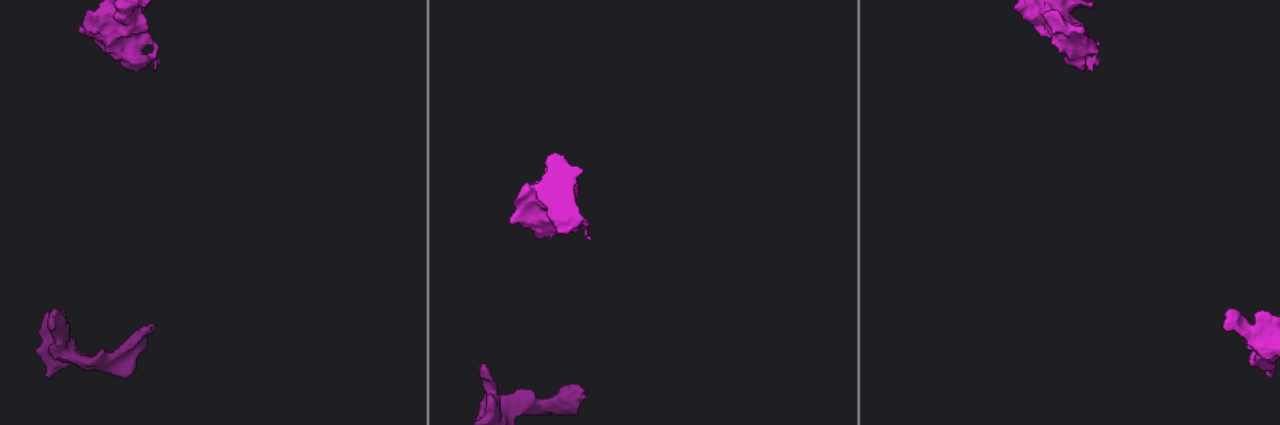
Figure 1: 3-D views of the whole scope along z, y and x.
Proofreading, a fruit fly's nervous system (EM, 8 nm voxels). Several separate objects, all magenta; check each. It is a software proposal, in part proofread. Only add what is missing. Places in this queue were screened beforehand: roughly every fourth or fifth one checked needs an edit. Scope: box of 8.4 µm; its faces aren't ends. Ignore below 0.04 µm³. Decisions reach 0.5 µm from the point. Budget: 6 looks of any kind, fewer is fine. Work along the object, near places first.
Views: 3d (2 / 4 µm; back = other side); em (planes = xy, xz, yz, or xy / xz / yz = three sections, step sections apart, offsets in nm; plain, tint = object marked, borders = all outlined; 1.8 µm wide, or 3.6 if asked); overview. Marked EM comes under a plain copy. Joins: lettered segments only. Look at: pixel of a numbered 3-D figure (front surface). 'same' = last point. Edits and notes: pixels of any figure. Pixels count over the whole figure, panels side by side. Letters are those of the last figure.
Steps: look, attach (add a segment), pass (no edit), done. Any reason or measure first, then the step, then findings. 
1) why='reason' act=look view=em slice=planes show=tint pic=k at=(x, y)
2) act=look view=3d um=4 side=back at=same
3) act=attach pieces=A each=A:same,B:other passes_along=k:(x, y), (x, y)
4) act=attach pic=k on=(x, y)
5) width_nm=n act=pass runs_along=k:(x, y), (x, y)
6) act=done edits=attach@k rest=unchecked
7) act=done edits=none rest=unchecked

why='thick end' act=look view=3d um=2 pic=1 at=(157, 44)

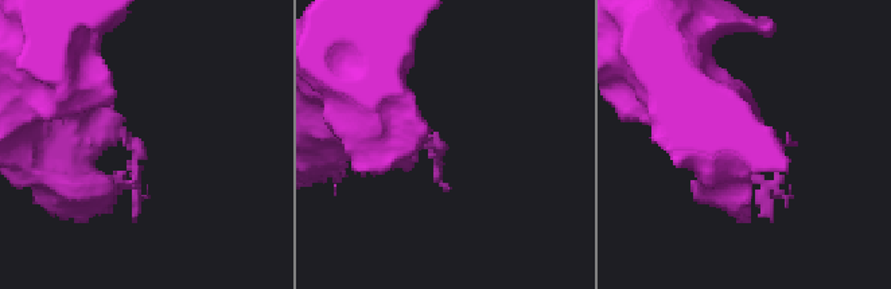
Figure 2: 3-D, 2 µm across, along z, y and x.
act=look view=em slice=planes show=borders pic=2 at=(438, 145)

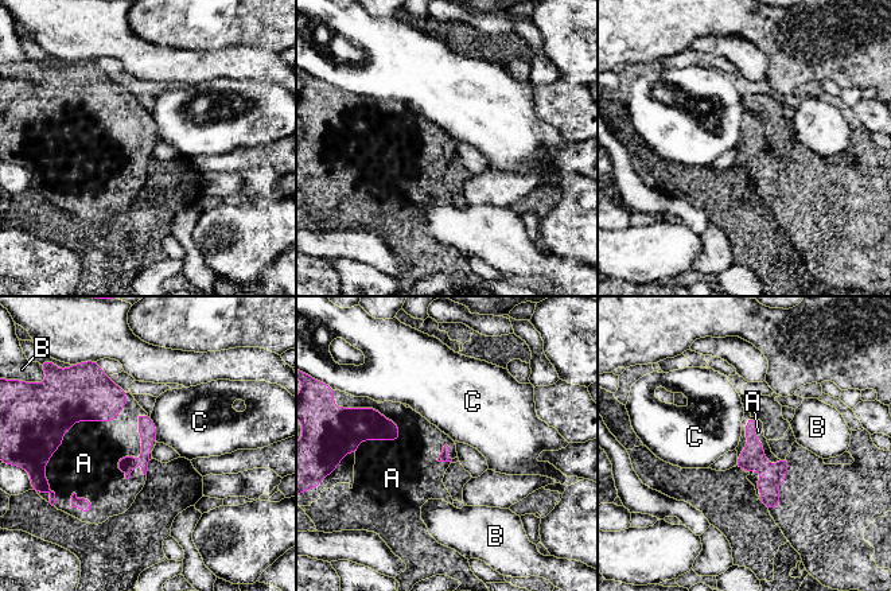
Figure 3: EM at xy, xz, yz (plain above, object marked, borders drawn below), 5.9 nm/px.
act=attach pieces=A each=A:same,B:other,C:other found='the neuron continues'

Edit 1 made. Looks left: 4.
act=look view=overview

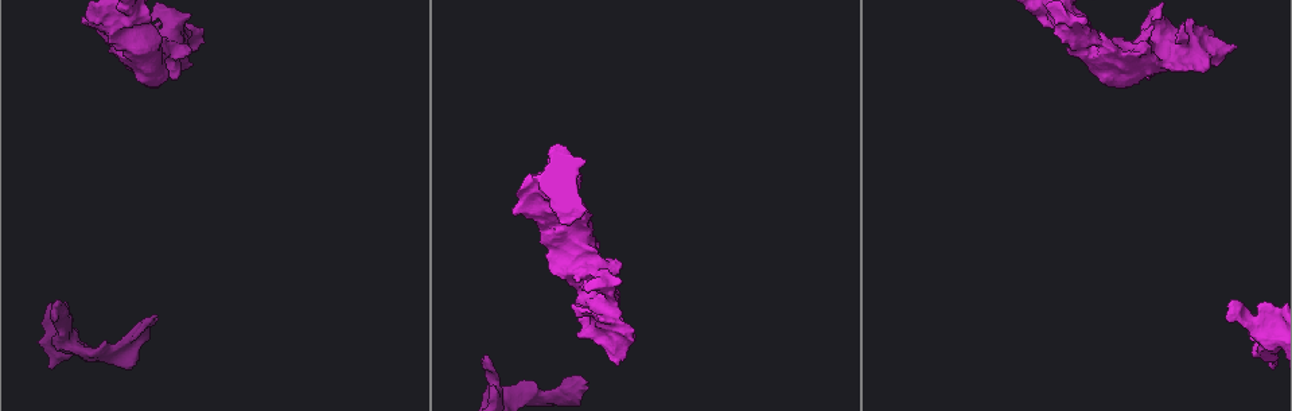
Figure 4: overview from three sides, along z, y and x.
why='branch stops here' act=look view=em slice=planes show=tint pic=4 at=(584, 381)

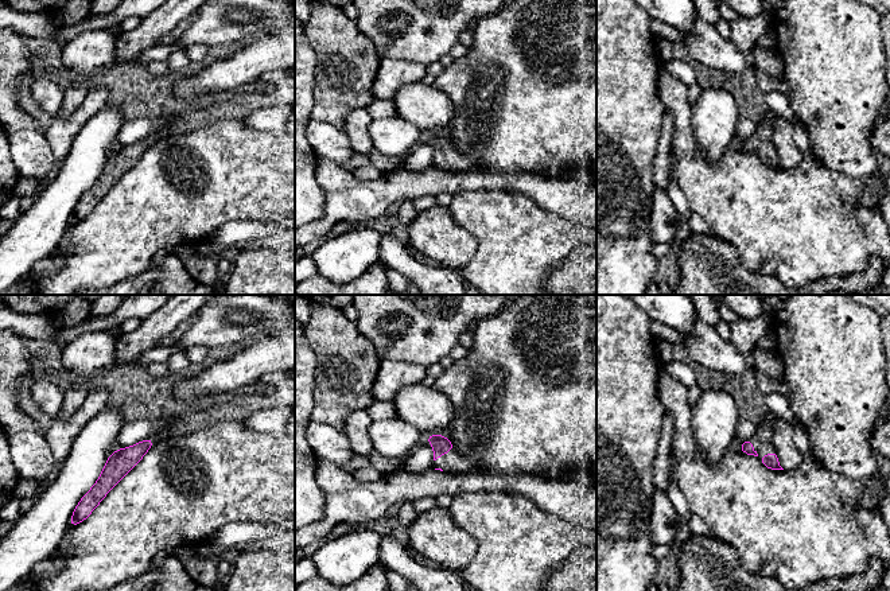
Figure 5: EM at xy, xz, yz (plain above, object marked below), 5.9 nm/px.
act=look view=em slice=planes show=borders at=same

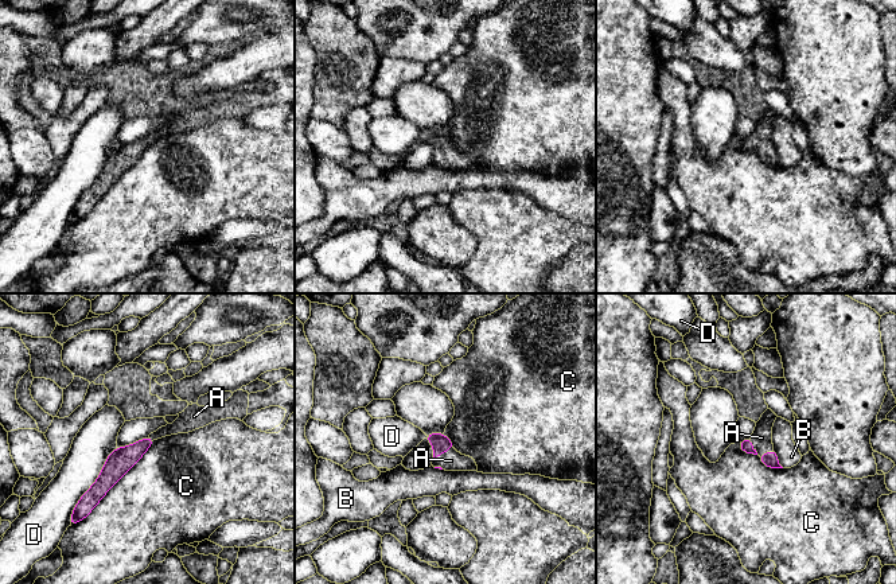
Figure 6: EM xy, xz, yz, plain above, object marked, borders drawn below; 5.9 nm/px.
act=attach pieces=A each=A:same,B:other,C:other,D:other passes_along=6:(770, 460), (756, 452), (762, 438) found='it goes on there'

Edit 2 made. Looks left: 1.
act=done edits=attach@3,attach@6 rest=unchecked

